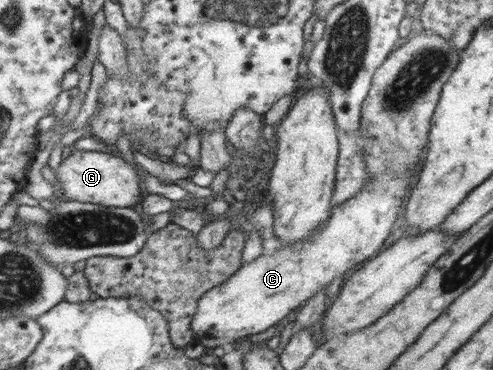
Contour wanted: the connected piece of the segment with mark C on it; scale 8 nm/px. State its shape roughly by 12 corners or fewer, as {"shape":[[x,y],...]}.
{"shape":[[415,28],[362,103],[370,185],[206,291],[194,342],[260,334],[372,257],[460,50]]}

